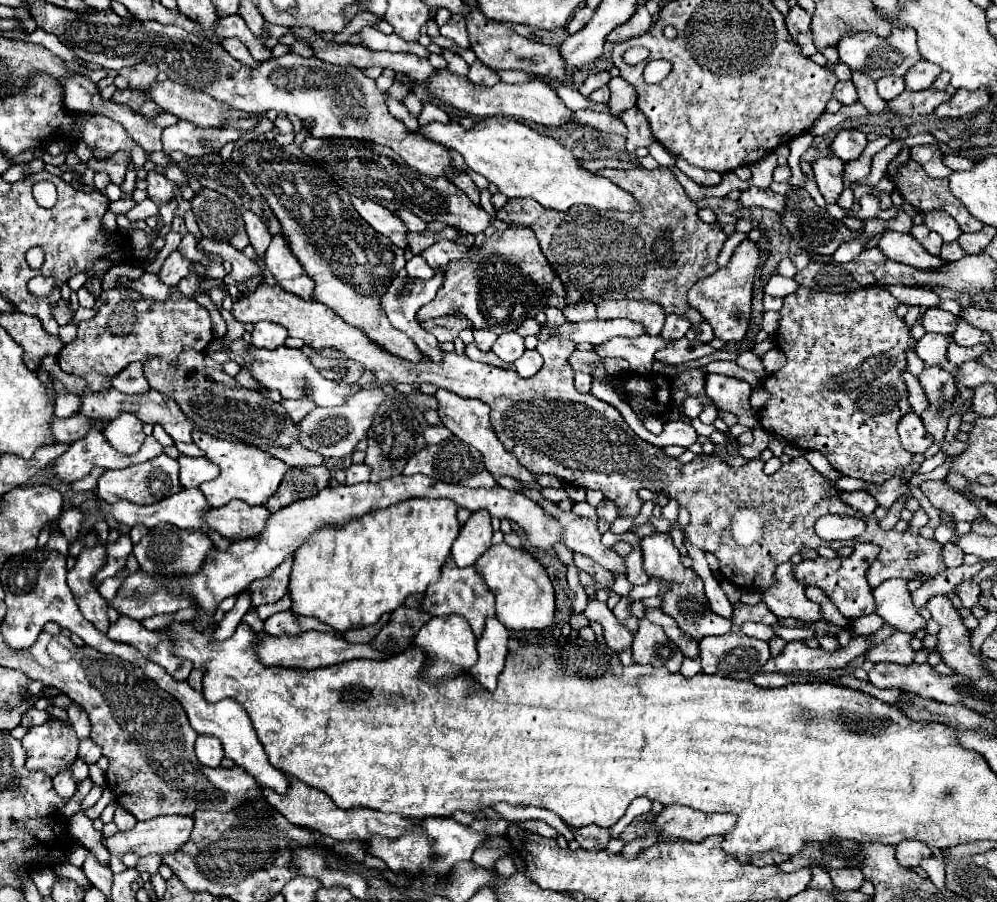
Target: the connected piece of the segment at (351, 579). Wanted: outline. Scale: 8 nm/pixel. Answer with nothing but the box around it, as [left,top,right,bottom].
[289,499,459,631]

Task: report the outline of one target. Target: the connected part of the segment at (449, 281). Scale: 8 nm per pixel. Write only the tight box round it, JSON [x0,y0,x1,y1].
[417,227,567,335]

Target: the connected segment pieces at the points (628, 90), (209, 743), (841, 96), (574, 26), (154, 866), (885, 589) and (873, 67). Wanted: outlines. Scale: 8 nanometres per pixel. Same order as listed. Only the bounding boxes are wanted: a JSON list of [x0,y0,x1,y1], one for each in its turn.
[[609,77,637,113],[195,735,223,767],[833,79,857,105],[567,7,593,33],[135,855,161,873],[873,579,925,633],[837,25,921,81]]

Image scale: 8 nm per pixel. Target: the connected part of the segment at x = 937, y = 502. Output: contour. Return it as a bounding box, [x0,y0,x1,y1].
[919,479,981,521]

